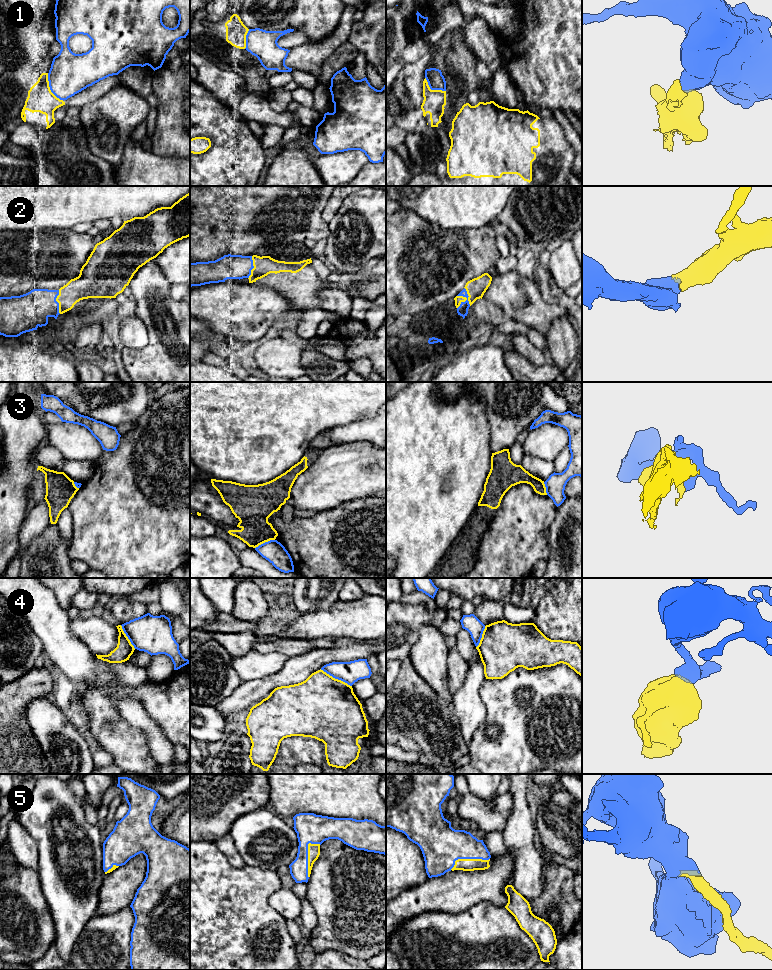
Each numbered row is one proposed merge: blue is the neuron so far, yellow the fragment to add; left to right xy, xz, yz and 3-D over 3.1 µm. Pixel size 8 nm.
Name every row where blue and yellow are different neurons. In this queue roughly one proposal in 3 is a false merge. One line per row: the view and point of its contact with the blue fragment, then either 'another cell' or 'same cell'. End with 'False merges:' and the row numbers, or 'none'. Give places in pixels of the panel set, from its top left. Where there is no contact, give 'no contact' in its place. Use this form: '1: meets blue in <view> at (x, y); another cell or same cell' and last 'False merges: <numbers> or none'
1: meets blue in xy at (50, 88); another cell
2: meets blue in yz at (467, 298); same cell
3: meets blue in xz at (265, 542); another cell
4: meets blue in xz at (336, 678); another cell
5: meets blue in xz at (307, 855); same cell
False merges: 1, 3, 4

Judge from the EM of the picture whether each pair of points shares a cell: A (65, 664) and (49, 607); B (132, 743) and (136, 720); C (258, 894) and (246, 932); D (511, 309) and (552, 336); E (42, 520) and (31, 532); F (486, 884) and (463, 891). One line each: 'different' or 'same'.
A: same
B: different
C: same
D: different
E: same
F: same

